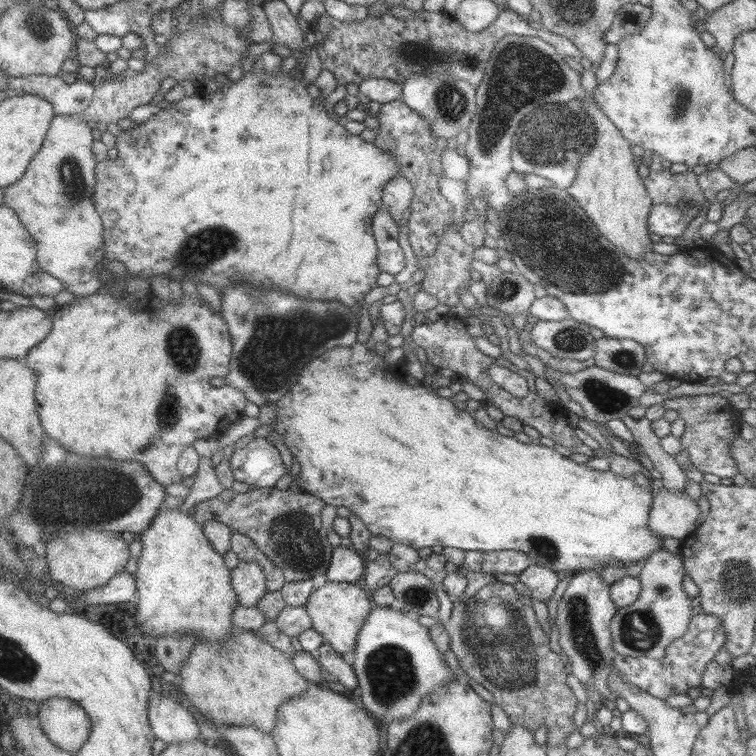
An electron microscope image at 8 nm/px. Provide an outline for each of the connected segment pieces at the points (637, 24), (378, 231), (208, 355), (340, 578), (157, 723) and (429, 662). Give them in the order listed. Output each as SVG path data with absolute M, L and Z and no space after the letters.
M636 1L624 4L617 12L610 29L604 34L604 40L607 44L617 45L626 36L640 33L650 16L650 7Z
M385 208L372 218L372 232L378 246L377 265L380 272L398 274L405 266L404 253L398 244L399 226Z
M102 269L100 277L97 279L96 291L94 294L85 297L77 297L67 305L56 307L51 315L53 317L52 326L48 336L30 350L22 360L36 374L37 384L35 387L35 400L39 422L42 429L52 440L60 442L66 450L82 454L82 456L108 456L118 461L137 462L150 473L158 484L166 487L172 483L182 482L183 476L178 472L176 461L184 448L191 446L196 440L203 441L217 439L228 426L237 422L244 416L247 399L241 390L236 390L233 386L214 386L210 384L212 378L225 378L229 374L229 362L231 360L231 350L233 342L227 329L225 320L221 313L216 313L206 301L194 299L188 294L182 293L176 303L167 303L149 293L143 299L138 299L130 295L126 290L122 291L122 297L116 297L108 291L108 282L114 284L116 277Z
M340 544L333 549L331 563L326 571L326 576L322 580L352 584L360 583L365 563L362 554Z
M152 694L148 699L148 722L155 738L167 744L192 739L204 740L184 700Z
M373 605L364 626L358 632L355 650L349 661L357 676L357 687L362 690L365 710L375 719L400 720L418 711L420 701L444 683L457 681L456 674L447 666L430 641L428 628L402 610Z

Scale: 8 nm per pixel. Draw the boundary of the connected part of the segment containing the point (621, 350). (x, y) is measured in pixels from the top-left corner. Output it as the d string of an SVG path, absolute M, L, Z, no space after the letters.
M602 337L594 340L594 360L599 368L625 376L642 373L647 357L642 344L635 340Z

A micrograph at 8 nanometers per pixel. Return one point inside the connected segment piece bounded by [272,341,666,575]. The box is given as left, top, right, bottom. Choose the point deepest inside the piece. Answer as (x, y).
(414, 468)

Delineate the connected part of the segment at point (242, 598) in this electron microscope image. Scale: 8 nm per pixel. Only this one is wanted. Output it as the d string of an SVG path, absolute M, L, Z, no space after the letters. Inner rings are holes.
M238 563L230 573L230 584L242 606L256 606L268 591L265 574L258 563Z

